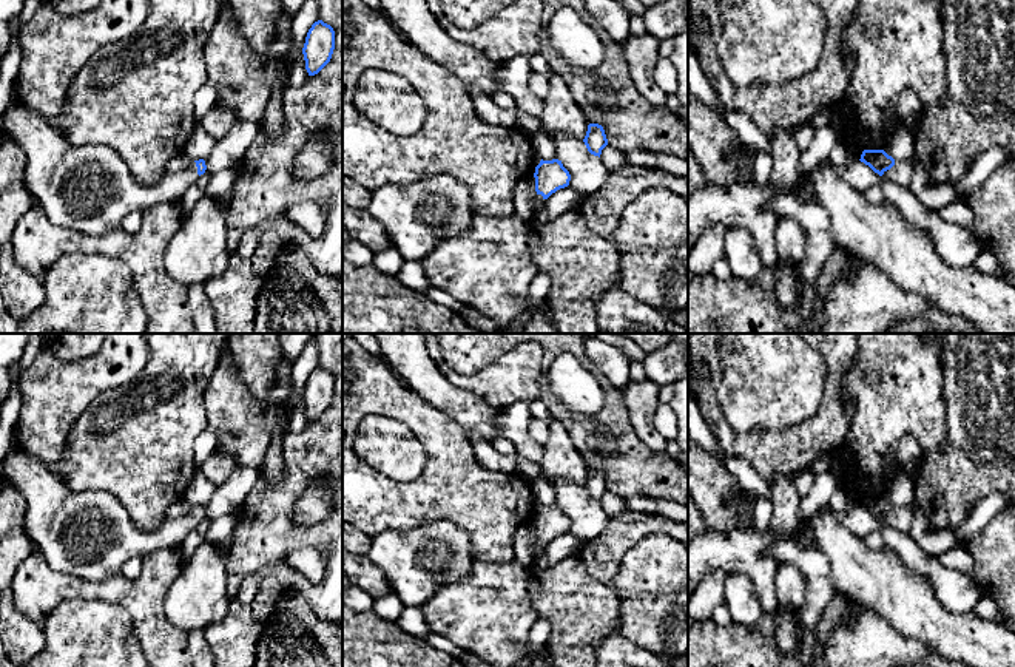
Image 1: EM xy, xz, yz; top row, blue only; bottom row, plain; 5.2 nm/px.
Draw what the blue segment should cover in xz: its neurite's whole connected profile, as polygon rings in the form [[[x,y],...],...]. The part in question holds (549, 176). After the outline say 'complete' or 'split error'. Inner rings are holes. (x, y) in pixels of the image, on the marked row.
[[[540,161],[535,167],[535,191],[532,207],[534,212],[540,212],[541,202],[548,199],[552,193],[569,185],[571,174],[563,167],[561,161]]]; split error

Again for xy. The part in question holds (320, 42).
[[[318,20],[307,32],[302,48],[309,76],[318,74],[332,59],[335,49],[335,31],[330,25]]]; complete

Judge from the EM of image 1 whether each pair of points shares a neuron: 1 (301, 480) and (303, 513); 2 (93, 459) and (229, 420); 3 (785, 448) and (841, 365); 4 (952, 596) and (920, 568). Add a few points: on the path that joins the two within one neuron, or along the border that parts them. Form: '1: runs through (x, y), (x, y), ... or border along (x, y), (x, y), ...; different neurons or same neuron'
1: border along (326, 477), (316, 479), (296, 501), (295, 524); different neurons
2: border along (204, 391), (207, 428); different neurons
3: runs through (809, 433), (830, 411), (833, 388); same neuron
4: runs through (946, 589), (927, 570); same neuron

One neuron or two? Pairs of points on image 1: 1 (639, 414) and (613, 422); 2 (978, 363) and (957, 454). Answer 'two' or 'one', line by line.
1: two
2: one

